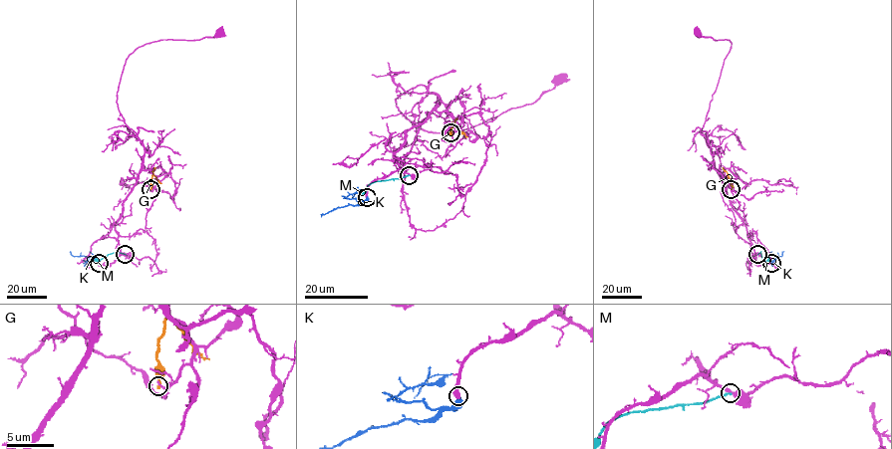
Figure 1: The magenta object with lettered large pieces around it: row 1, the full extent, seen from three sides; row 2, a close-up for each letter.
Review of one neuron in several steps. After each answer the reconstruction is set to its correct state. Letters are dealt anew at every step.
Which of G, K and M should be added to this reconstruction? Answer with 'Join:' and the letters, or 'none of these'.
Join: K

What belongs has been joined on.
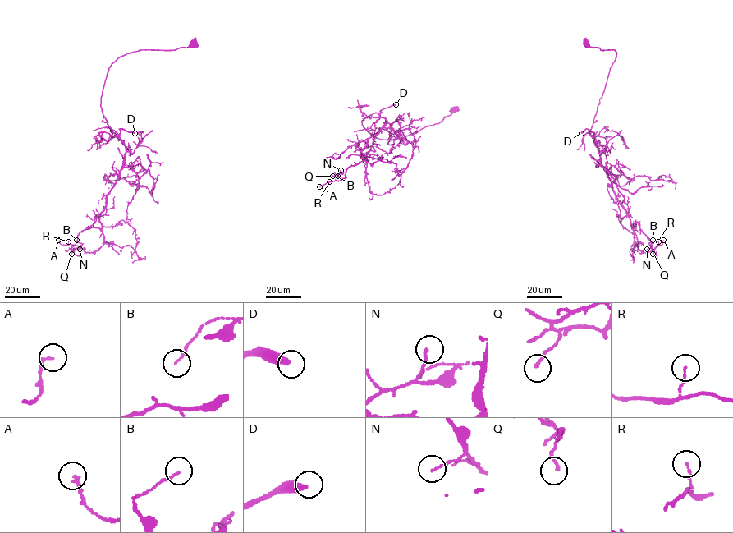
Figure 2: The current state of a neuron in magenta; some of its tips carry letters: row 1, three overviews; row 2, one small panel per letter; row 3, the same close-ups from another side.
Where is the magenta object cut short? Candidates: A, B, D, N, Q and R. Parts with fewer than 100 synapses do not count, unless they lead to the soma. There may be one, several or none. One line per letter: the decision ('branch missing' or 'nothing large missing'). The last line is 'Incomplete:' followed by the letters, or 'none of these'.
A: nothing large missing
B: nothing large missing
D: branch missing
N: nothing large missing
Q: nothing large missing
R: nothing large missing
Incomplete: D

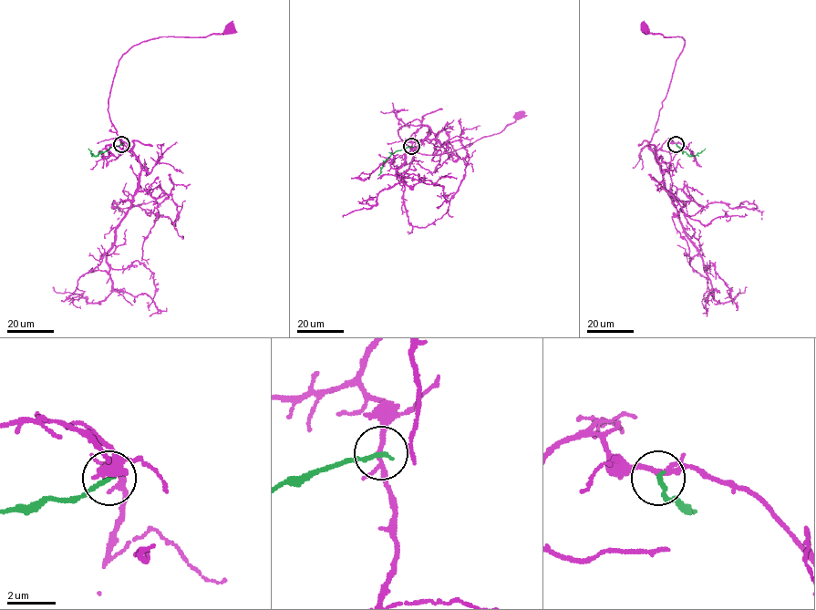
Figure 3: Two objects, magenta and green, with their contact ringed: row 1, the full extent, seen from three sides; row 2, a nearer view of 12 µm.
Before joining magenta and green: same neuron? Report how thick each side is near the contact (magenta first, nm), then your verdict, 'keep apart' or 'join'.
160 nm thick on the magenta side, 200 nm on the other; keep apart

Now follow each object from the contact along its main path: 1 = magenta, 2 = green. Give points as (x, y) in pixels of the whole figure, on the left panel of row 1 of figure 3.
1: (121, 143), (119, 139), (131, 151), (117, 132), (108, 108), (123, 54), (150, 39), (204, 37), (229, 28)
2: (121, 143), (97, 156), (88, 149)

